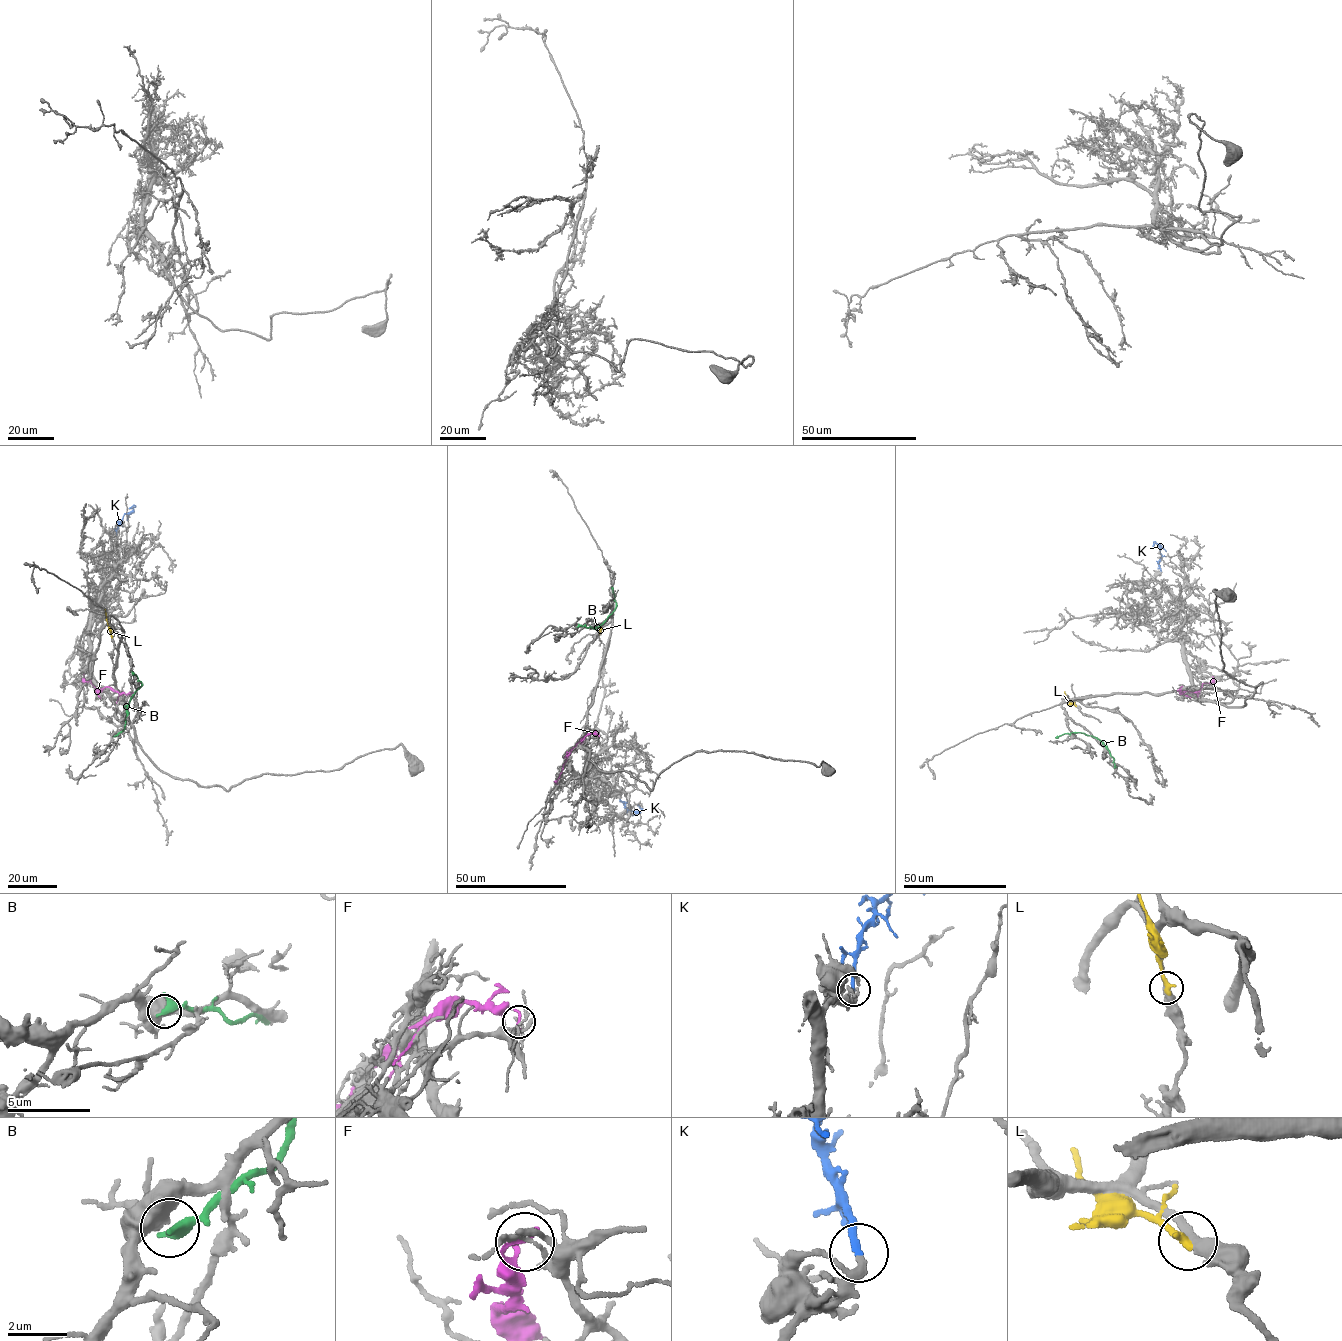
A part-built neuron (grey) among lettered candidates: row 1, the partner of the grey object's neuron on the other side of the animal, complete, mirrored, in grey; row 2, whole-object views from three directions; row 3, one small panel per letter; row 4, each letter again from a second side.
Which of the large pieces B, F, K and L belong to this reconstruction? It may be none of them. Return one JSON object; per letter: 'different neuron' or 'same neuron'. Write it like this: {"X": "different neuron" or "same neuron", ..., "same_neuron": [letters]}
{"B": "different neuron", "F": "different neuron", "K": "same neuron", "L": "different neuron", "same_neuron": ["K"]}

